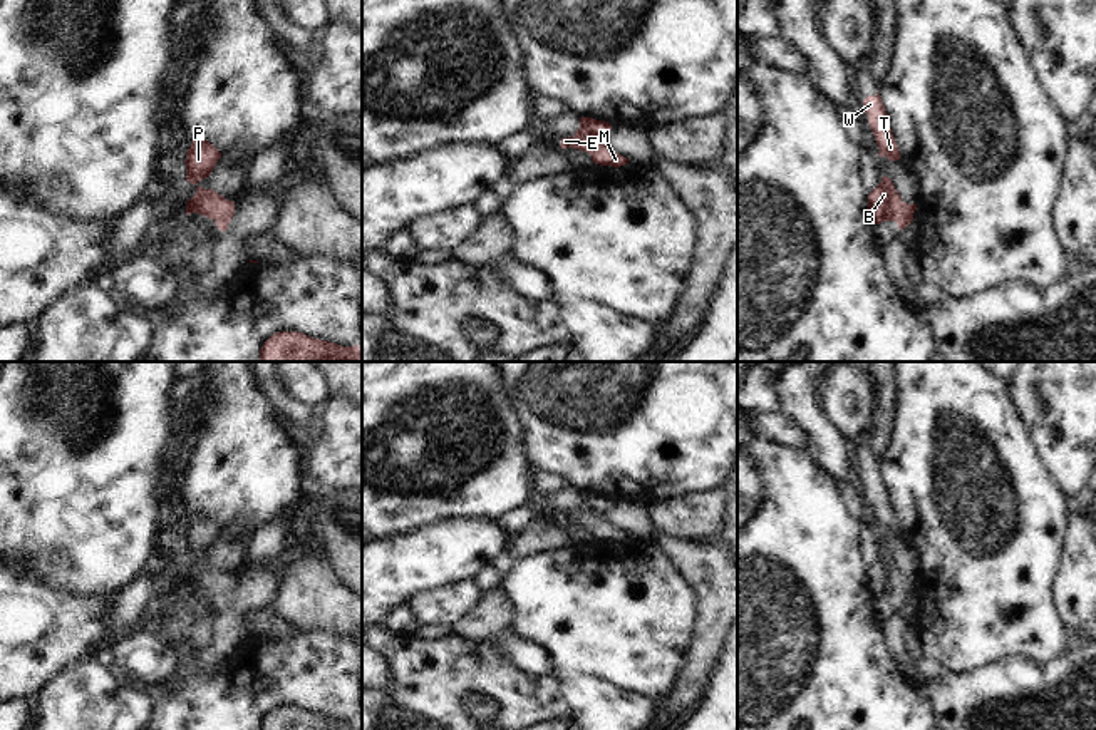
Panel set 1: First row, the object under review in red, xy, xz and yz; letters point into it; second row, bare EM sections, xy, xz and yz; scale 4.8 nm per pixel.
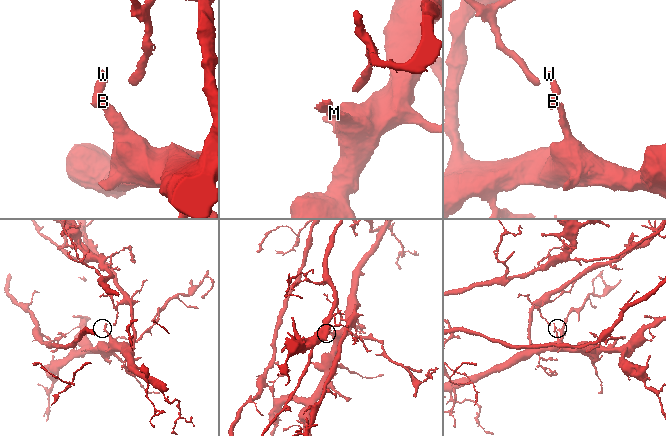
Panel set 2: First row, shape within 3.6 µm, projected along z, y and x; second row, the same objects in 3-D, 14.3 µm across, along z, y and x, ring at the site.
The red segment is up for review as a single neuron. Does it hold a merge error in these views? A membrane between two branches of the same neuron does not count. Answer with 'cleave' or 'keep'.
keep

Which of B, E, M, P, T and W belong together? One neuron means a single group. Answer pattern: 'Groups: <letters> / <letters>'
Groups: B E M P T W

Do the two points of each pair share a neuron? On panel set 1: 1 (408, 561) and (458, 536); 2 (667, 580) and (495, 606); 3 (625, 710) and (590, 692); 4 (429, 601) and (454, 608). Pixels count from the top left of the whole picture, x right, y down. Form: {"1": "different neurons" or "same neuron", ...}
{"1": "same neuron", "2": "different neurons", "3": "same neuron", "4": "same neuron"}

